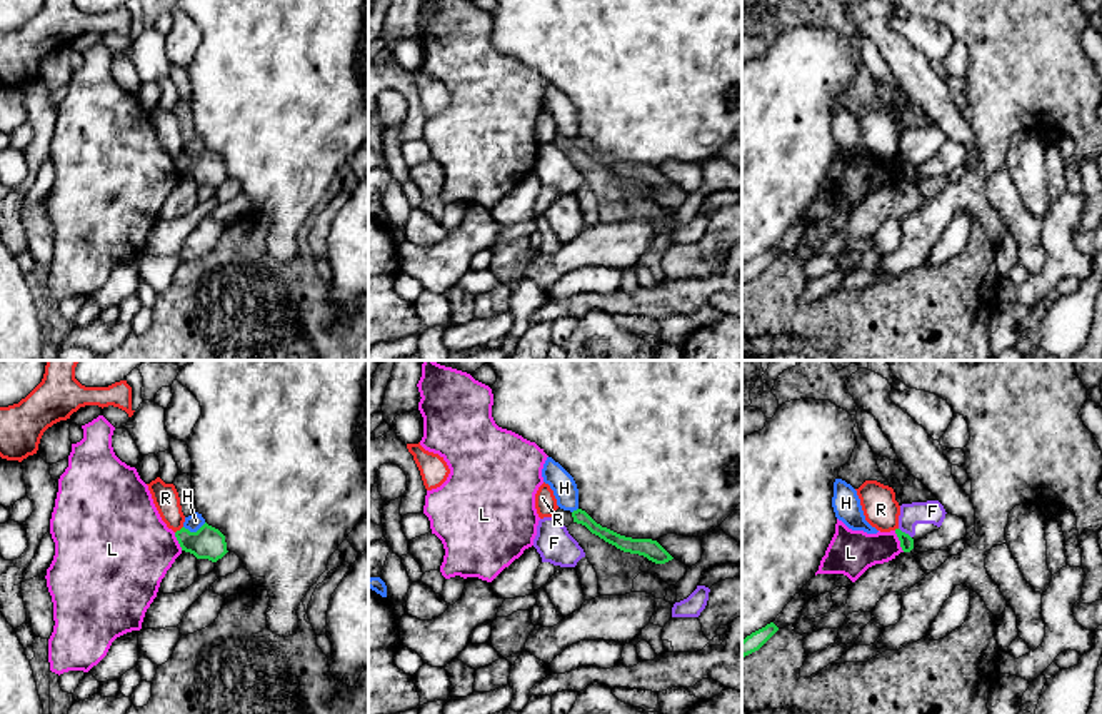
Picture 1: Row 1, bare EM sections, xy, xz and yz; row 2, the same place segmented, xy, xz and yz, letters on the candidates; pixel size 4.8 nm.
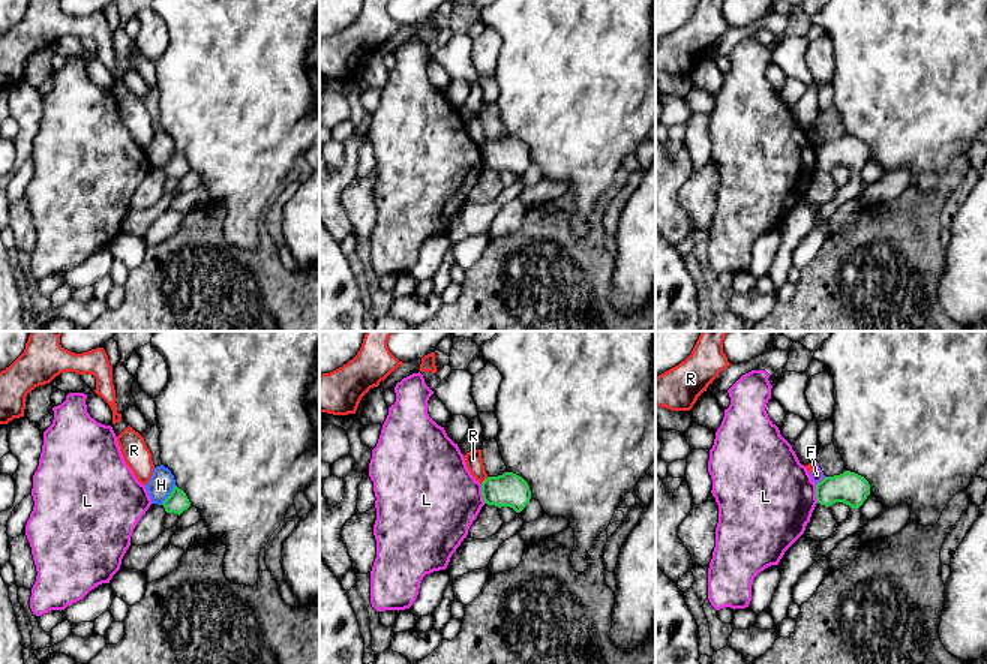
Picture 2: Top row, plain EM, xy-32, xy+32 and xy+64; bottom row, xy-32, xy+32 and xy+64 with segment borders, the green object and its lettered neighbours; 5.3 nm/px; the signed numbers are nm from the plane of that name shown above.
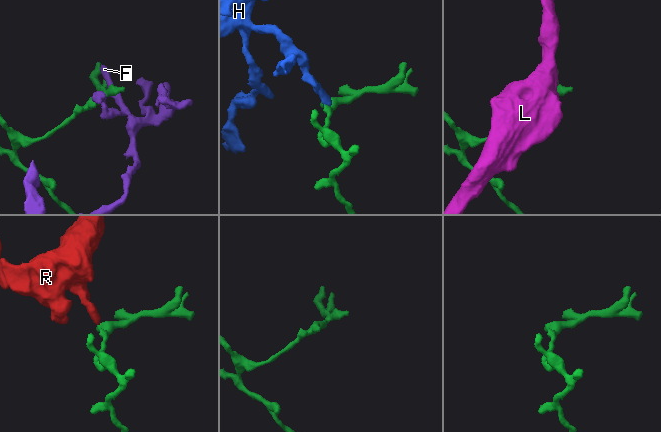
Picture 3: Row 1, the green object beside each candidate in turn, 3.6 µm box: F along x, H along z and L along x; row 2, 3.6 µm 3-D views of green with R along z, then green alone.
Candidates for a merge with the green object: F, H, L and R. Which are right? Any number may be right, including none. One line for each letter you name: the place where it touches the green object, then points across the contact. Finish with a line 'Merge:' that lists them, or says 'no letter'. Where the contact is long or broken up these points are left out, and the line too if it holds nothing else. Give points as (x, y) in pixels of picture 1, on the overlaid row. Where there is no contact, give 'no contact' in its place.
Merge: no letter

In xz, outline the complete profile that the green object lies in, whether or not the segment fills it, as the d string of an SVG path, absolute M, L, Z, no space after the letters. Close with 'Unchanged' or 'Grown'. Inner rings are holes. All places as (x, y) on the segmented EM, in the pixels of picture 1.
M582 509L574 510L572 517L574 517L574 522L585 525L592 534L599 536L600 539L604 539L605 542L615 546L617 549L624 552L644 556L655 564L665 564L674 559L657 541L632 539L632 537L620 536L597 524Z. Unchanged

